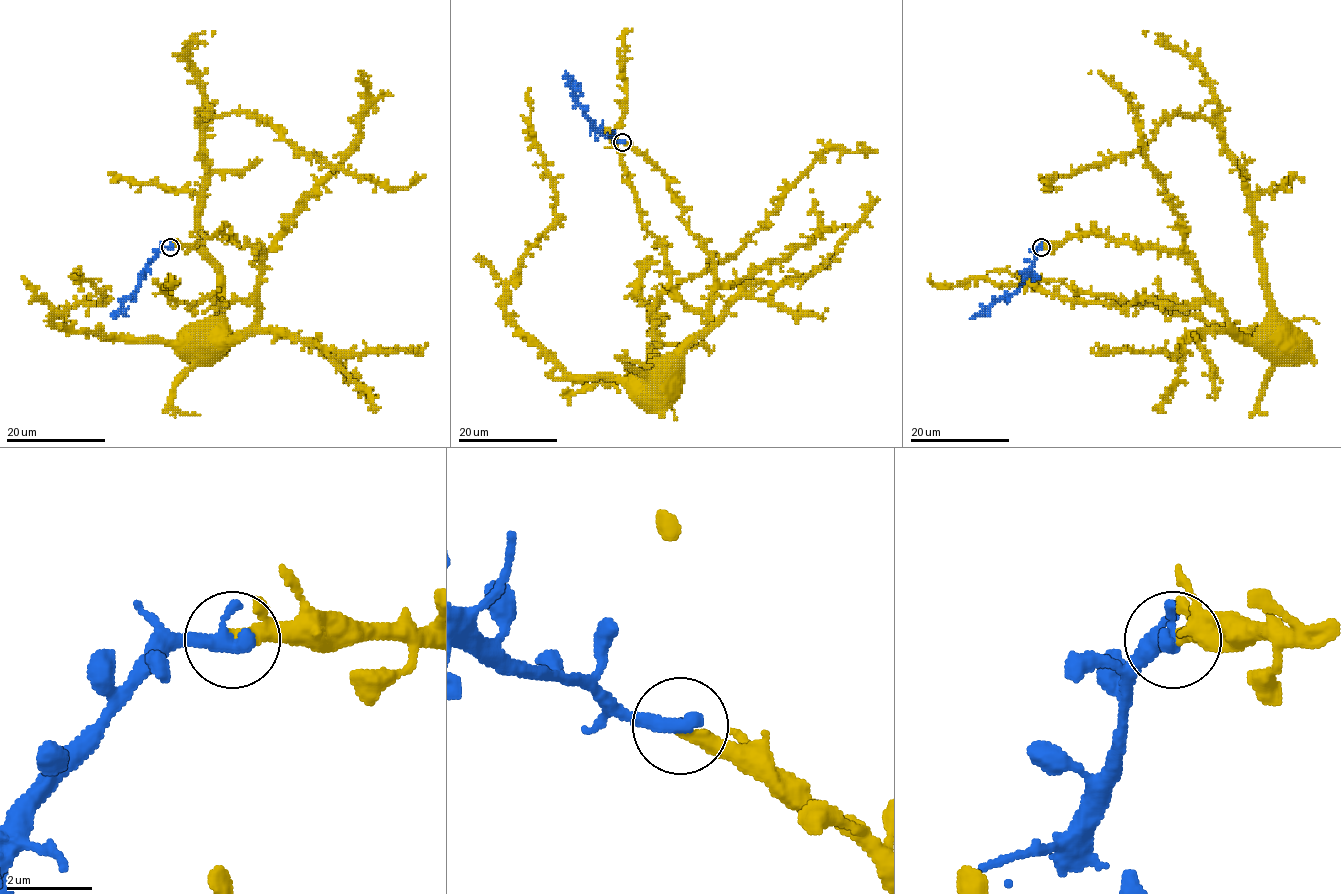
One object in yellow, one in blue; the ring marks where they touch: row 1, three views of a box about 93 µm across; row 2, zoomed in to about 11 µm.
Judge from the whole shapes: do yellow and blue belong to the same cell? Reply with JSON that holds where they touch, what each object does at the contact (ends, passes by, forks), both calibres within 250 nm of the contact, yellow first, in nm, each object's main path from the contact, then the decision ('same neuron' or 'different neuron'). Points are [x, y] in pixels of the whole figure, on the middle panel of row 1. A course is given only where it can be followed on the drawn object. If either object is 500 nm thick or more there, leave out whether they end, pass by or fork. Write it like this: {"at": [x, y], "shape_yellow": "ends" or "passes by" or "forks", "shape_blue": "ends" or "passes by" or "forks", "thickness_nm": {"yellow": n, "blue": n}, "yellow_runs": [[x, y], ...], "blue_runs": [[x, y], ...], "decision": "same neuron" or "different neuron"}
{"at": [622, 142], "shape_yellow": "passes by", "shape_blue": "ends", "thickness_nm": {"yellow": 240, "blue": 460}, "yellow_runs": [[623, 143], [712, 258], [711, 324], [673, 368], [654, 356], [657, 300], [732, 257], [826, 150], [876, 150]], "blue_runs": [[623, 142], [603, 136], [592, 124], [582, 111], [564, 71]], "decision": "same neuron"}

